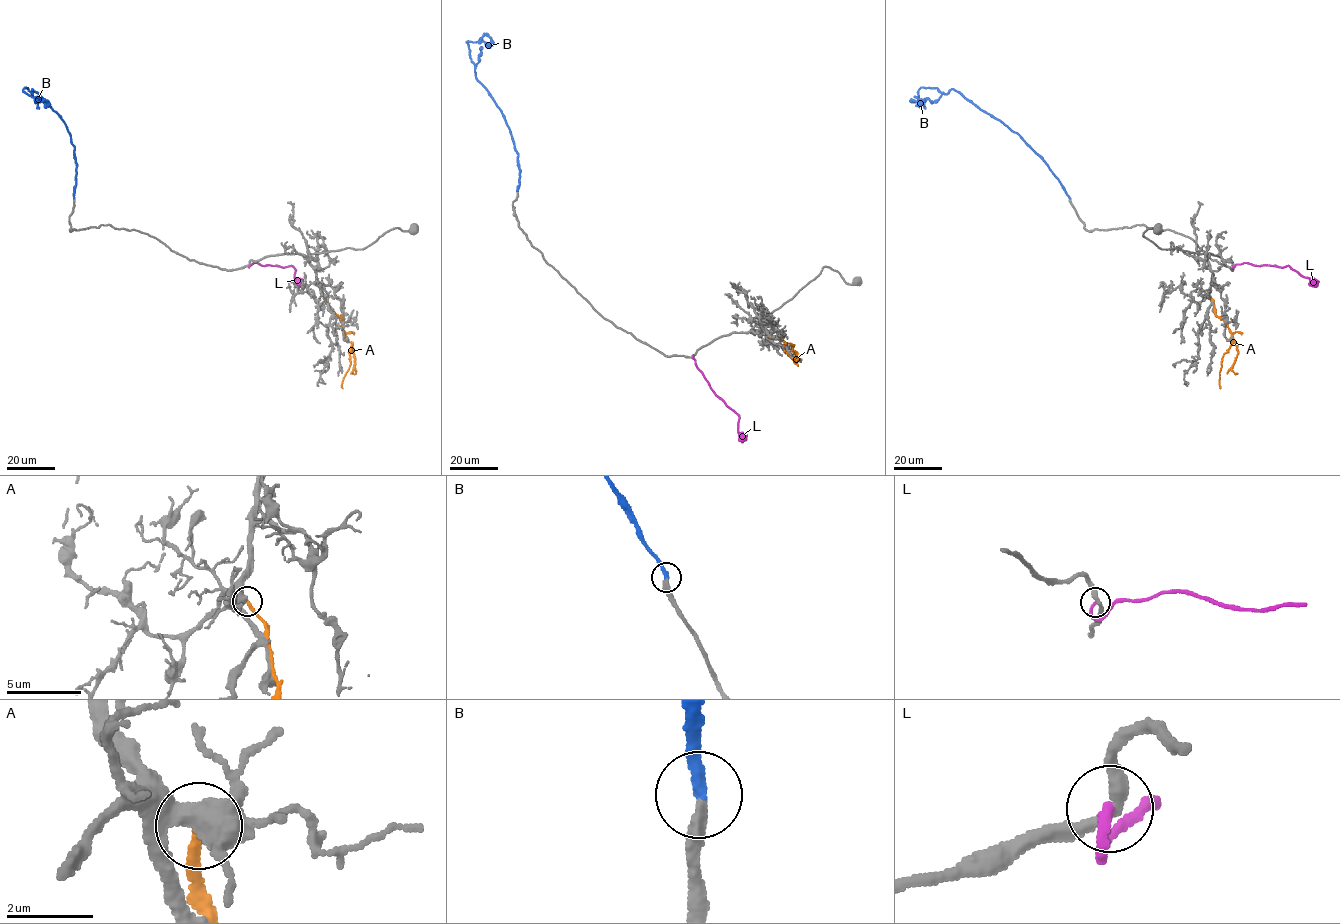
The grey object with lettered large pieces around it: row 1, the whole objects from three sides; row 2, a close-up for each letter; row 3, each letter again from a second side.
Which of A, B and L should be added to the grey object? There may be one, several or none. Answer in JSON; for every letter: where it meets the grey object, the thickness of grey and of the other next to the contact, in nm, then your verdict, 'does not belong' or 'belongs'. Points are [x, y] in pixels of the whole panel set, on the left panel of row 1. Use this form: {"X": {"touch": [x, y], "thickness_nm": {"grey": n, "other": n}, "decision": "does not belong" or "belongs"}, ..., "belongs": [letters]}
{"A": {"touch": [326, 296], "thickness_nm": {"grey": 500, "other": 240}, "decision": "does not belong"}, "B": {"touch": [74, 199], "thickness_nm": {"grey": 320, "other": 280}, "decision": "belongs"}, "L": {"touch": [249, 264], "thickness_nm": {"grey": 300, "other": 240}, "decision": "does not belong"}, "belongs": ["B"]}

